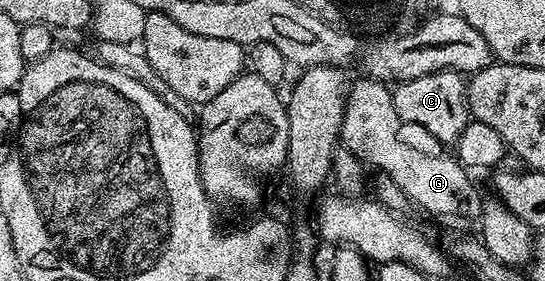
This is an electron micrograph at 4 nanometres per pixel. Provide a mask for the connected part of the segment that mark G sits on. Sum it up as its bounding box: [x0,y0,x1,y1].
[339,76,469,218]

